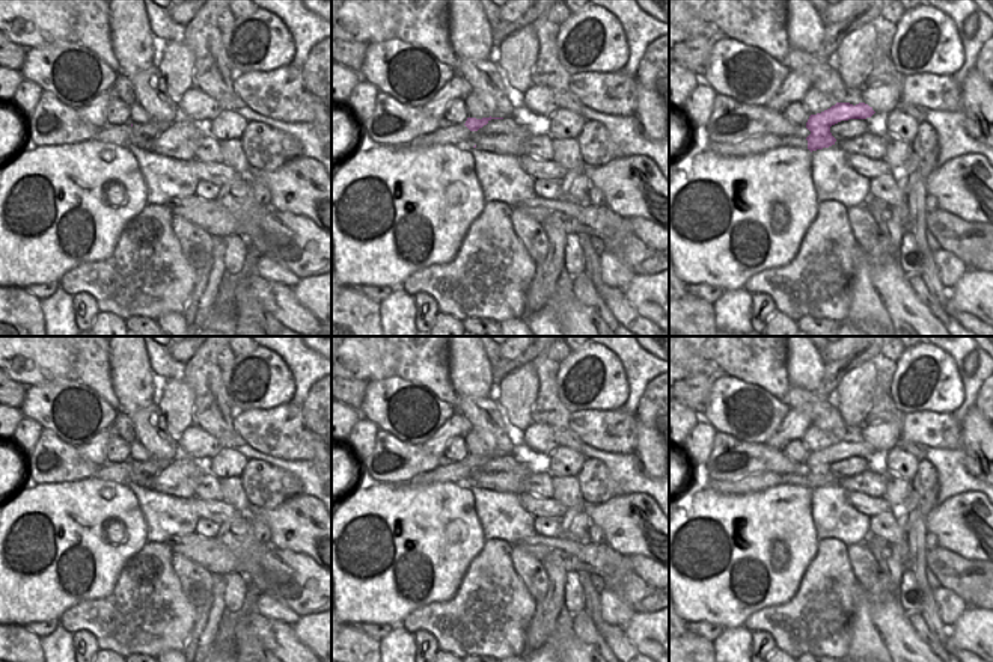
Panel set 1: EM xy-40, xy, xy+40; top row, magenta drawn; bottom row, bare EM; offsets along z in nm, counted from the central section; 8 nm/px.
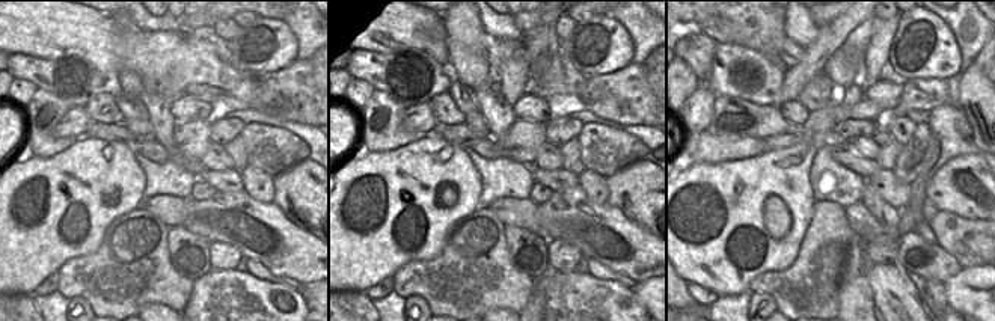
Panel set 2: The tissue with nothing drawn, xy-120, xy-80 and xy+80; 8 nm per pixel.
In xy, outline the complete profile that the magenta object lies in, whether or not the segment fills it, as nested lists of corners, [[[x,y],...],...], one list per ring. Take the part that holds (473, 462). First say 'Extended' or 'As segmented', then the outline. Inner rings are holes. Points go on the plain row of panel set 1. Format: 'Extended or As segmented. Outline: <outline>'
Extended. Outline: [[[467,455],[464,461],[448,463],[429,470],[426,474],[419,474],[413,480],[408,481],[411,486],[428,486],[431,483],[460,483],[461,480],[467,480],[473,469],[478,469],[484,463],[487,463],[491,457],[503,457],[503,455]]]

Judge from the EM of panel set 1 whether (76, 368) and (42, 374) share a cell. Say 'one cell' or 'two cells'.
two cells

